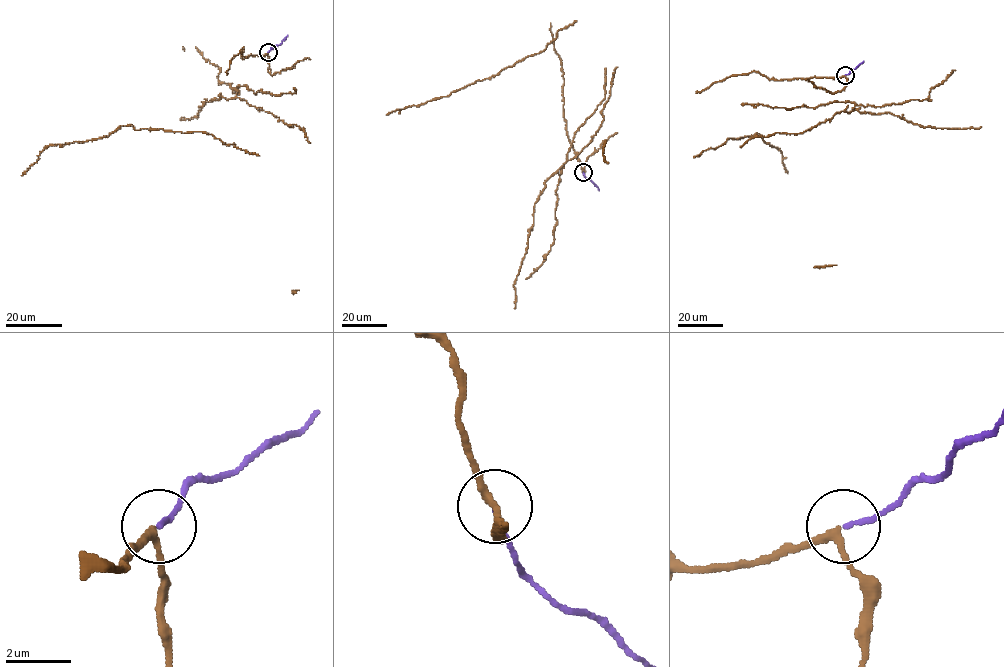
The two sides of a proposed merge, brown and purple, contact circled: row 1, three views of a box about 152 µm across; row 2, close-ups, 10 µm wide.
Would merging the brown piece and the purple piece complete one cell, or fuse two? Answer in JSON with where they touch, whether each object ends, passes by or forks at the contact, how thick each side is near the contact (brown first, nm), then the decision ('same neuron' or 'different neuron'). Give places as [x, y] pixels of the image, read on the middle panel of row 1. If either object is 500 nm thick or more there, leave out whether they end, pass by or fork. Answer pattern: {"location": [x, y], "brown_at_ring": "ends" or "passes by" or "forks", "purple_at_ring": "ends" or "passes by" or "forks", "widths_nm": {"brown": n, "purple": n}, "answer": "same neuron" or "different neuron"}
{"location": [583, 172], "brown_at_ring": "passes by", "purple_at_ring": "ends", "widths_nm": {"brown": 200, "purple": 130}, "answer": "same neuron"}

